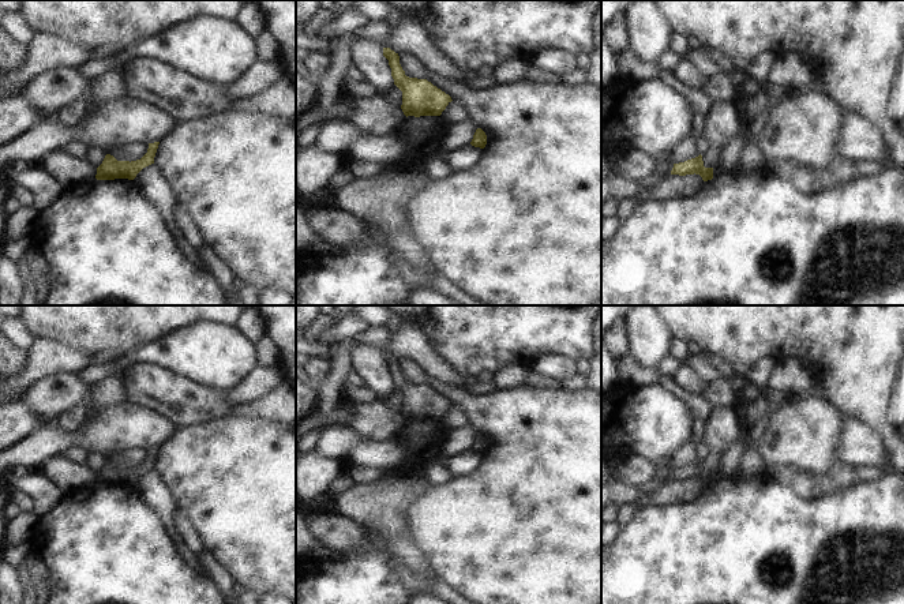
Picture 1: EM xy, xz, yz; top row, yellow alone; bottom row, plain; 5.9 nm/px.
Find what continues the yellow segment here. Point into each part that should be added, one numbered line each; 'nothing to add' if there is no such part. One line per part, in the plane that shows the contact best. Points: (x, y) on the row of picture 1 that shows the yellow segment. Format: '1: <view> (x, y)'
nothing to add

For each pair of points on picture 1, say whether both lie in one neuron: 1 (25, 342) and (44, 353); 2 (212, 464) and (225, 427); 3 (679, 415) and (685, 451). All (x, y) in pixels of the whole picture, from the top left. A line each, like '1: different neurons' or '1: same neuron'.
1: different neurons
2: same neuron
3: different neurons

